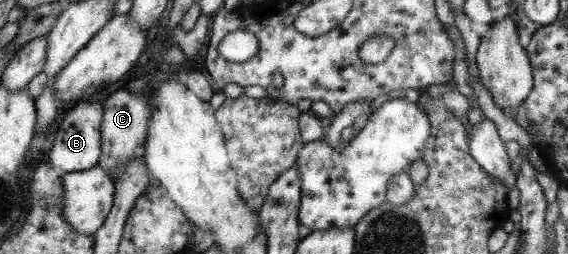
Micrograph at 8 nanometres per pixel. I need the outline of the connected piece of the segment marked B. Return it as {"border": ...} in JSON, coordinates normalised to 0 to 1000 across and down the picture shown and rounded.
{"border":[[[162,390],[139,394],[137,409],[113,457],[88,583],[86,642],[104,681],[144,677],[169,654],[176,614],[176,472],[180,413]]]}

